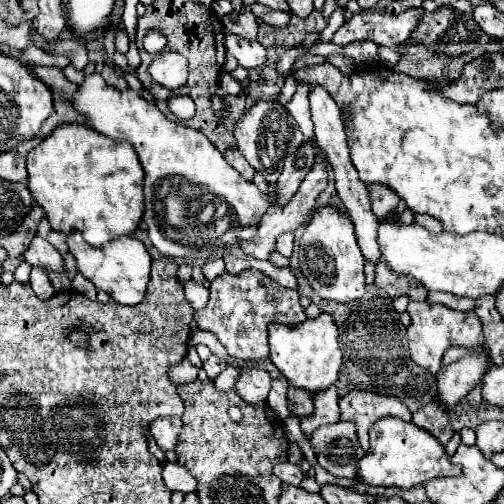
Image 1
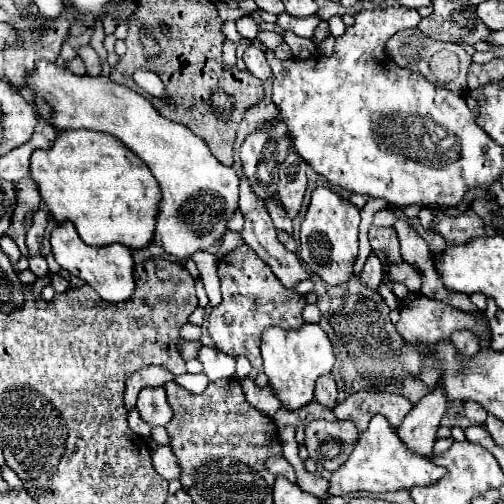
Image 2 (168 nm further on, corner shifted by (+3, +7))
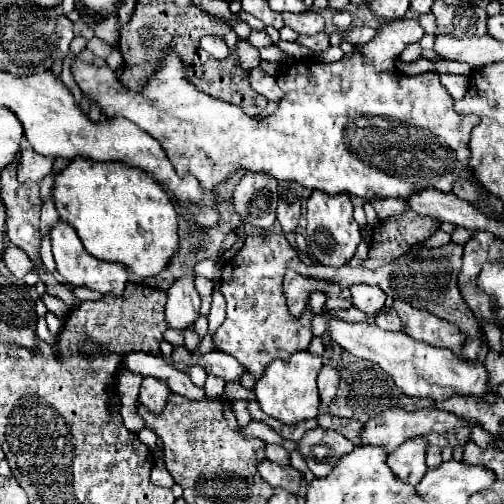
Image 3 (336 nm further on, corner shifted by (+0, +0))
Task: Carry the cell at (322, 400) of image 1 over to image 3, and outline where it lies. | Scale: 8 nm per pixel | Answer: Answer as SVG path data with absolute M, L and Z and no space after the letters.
M324 366L318 374L318 390L320 390L320 410L328 412L330 402L336 396L338 390L338 372L332 366Z

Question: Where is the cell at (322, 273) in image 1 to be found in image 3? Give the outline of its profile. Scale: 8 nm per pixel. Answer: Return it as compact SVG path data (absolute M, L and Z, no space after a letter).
M314 190L308 200L308 206L306 206L306 220L308 220L306 242L310 246L310 258L322 266L332 266L332 268L346 266L362 240L360 226L352 218L350 196L348 194L328 196L326 192Z

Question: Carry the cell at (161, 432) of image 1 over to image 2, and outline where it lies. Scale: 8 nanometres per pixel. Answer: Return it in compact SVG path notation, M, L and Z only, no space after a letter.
M145 387L145 389L141 389L139 399L137 399L137 411L149 427L167 425L169 417L173 415L171 409L169 409L163 387Z

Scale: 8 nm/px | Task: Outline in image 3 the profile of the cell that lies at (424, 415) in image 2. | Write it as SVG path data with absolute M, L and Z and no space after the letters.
M414 436L398 446L388 456L388 466L408 484L418 484L426 472L426 448L428 440L424 436Z

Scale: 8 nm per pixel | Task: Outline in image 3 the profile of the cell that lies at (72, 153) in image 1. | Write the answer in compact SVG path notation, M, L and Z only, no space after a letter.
M76 156L54 176L52 198L60 220L78 232L94 258L126 264L138 278L156 276L178 250L176 208L160 184L140 168Z

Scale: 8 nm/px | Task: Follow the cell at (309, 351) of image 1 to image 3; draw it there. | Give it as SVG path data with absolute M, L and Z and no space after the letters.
M308 350L294 352L288 360L274 360L272 364L268 364L268 370L262 374L262 378L254 386L260 408L268 416L278 418L284 424L298 424L300 420L316 418L318 406L320 406L316 376L322 366L324 366L322 356L312 354Z

